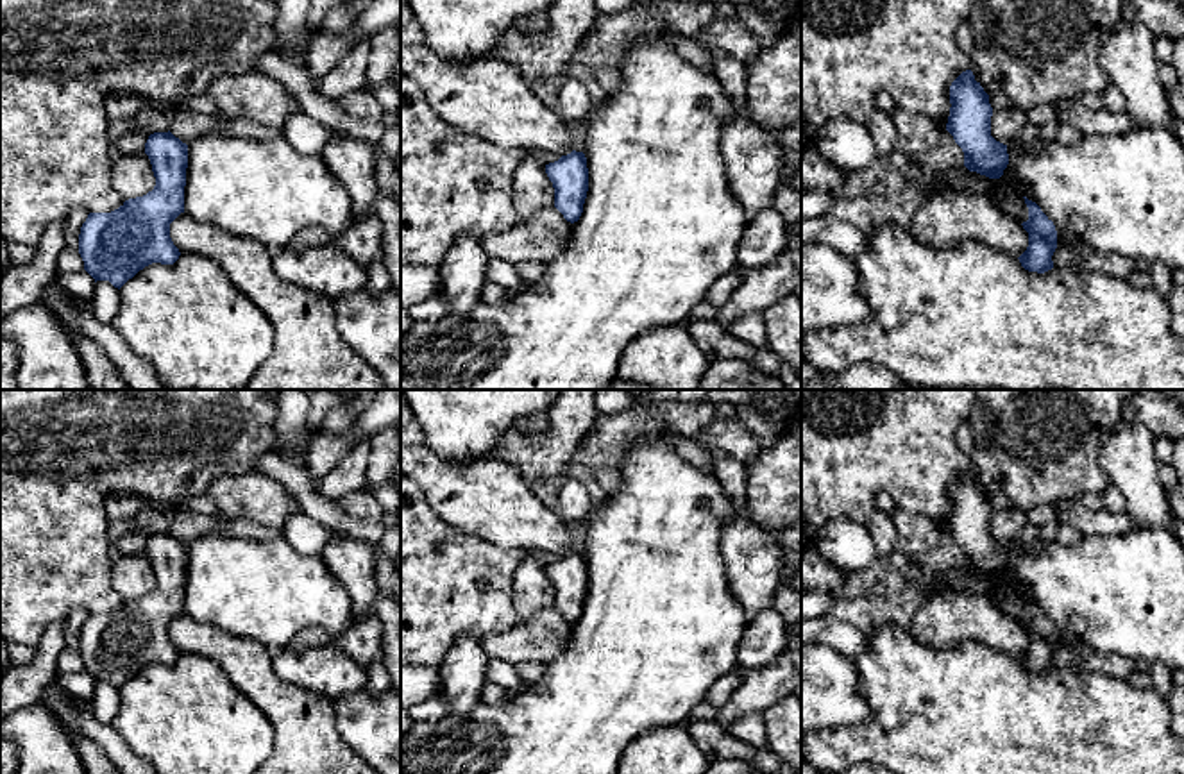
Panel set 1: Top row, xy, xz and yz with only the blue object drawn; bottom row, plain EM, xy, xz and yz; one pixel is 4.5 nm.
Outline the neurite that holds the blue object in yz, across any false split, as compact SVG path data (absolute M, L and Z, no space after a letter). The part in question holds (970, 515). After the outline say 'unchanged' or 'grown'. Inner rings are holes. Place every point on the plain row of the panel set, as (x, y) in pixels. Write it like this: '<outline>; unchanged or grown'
M971 470L951 483L950 504L946 531L962 549L964 567L989 579L1000 579L1009 565L1007 545L991 536L989 495Z; unchanged

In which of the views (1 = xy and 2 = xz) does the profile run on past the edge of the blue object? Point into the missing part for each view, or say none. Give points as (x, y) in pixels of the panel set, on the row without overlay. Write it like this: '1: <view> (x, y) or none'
1: none
2: none

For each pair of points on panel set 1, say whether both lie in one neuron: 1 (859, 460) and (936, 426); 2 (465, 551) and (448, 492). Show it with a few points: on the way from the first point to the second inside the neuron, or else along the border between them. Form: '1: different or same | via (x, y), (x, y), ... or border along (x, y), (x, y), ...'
1: same | via (879, 440), (893, 426), (916, 426)
2: different | border along (428, 504), (442, 521), (499, 547)

